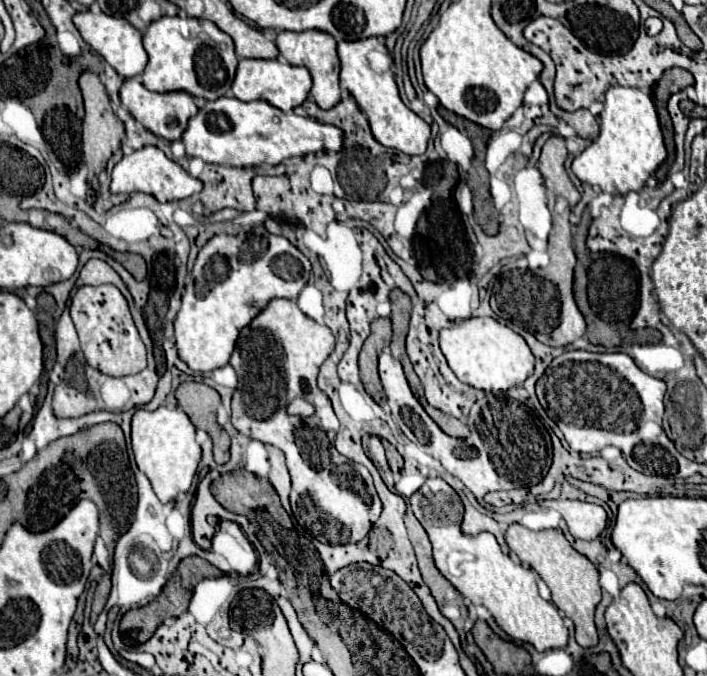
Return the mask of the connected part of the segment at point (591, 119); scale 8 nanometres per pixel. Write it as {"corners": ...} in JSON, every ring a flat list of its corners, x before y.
{"corners":[[551,106,553,108,553,114,561,120,565,120,571,128,575,128,575,132,581,136,581,138,591,138,595,140,597,134,599,134,599,124,597,124,597,118,589,112,589,110,575,110,575,112,565,112,561,110,559,106]]}

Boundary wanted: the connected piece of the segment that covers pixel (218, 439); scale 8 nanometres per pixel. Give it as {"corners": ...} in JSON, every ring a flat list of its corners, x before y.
{"corners":[[183,382,175,390,175,398,179,406,185,410,185,414,189,414,195,428,205,430,213,438,215,462,225,464,229,460,229,434,221,430,221,426,215,420,221,396,203,382]]}

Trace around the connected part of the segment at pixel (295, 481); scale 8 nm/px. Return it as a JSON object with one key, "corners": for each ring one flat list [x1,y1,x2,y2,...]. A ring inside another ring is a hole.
{"corners":[[275,298,275,300,271,300,271,302,267,304,267,308,261,310,261,312,251,320,251,324,245,326,245,328,241,330,239,340,237,340,237,346,235,346,235,352,233,352,233,356,231,356,231,366,235,368,237,378,239,378,239,386,237,386,237,390,235,390,235,394,233,394,233,402,231,402,231,408,233,408,233,426,235,426,241,434,245,434,247,438,259,440,259,442,263,442,263,444,273,444,275,448,283,450,283,454,285,454,285,464,287,464,287,470,289,470,289,476,291,476,291,508,293,508,293,516,297,518,299,526,303,526,305,530,309,530,309,532,311,532,313,536,317,536,317,538,325,538,329,544,347,544,347,542,355,544,355,542,363,540,363,538,369,534,369,530,373,528,373,524,377,522,377,518,379,518,379,514,381,514,381,500,379,500,379,496,377,496,377,492,375,492,375,486,373,486,373,484,363,484,361,476,357,476,357,472,355,472,353,468,351,468,351,478,349,478,349,462,347,462,347,460,341,462,343,468,333,468,333,436,335,436,333,430,337,430,339,420,337,420,337,416,335,416,335,412,333,412,333,408,331,408,331,400,327,398,327,394,323,394,323,390,317,388,319,366,327,360,327,356,329,356,333,350,335,350,335,336,333,336,333,332,331,332,325,324,317,324,313,318,309,318,307,314,303,314,303,312,299,310,299,306,297,306,295,302,291,302,291,300,285,300,285,298],[297,396,307,398,307,402,313,404,315,414,313,414,311,418,299,418,299,416,289,416,289,414,287,414,287,400,293,400,293,398,297,398],[321,514,325,514,325,518,329,518,329,522,333,522,335,528,331,528,331,526,329,526,329,528,315,528,315,520,317,520,317,516,319,516,319,520,321,520]]}

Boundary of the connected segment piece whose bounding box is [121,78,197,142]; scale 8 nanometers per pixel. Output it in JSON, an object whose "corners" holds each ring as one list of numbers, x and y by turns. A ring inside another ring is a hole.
{"corners":[[129,78,129,80,123,82,123,86,121,86,121,102,135,116,135,120,143,124,143,128,147,128,155,136,159,136,163,140,169,140,169,142,181,140,183,132,187,130,189,118,197,114,197,106,193,102,193,96,189,96,187,92,157,94,157,92,147,90,137,78]]}

